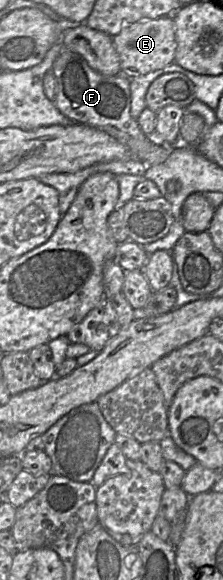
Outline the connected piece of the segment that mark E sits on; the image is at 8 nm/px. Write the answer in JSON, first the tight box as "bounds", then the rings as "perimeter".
{"bounds":[113,16,177,79],"perimeter":[[[163,16],[127,25],[113,37],[113,43],[120,58],[121,73],[129,79],[162,69],[175,61],[177,42],[173,16]]]}

